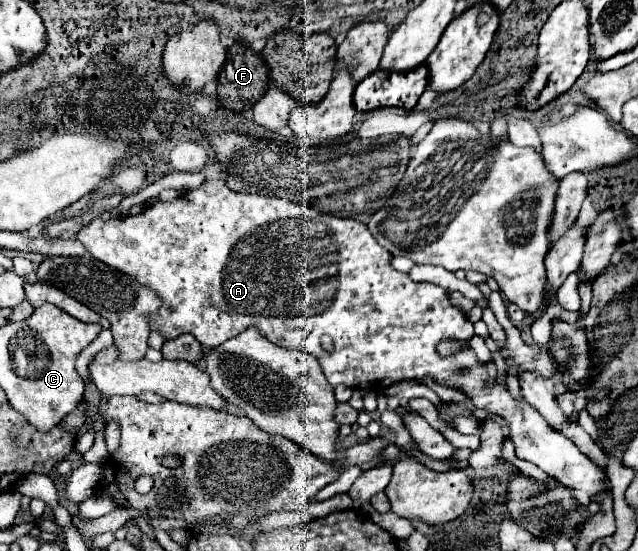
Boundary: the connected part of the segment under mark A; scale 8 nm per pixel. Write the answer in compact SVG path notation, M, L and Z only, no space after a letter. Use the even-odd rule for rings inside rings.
M207 179L199 189L181 193L171 203L157 201L139 215L113 217L107 221L95 217L89 225L79 229L77 239L95 259L135 277L141 285L151 287L161 297L163 305L157 315L149 319L149 325L151 329L161 329L165 339L191 333L201 345L217 347L247 327L255 327L265 339L279 347L299 349L317 357L331 387L347 385L351 389L383 391L397 381L421 381L429 375L447 387L467 393L475 407L487 409L493 415L503 415L511 427L511 441L515 443L517 457L535 463L561 485L581 489L591 497L609 485L607 471L597 467L567 437L553 431L527 401L517 403L507 387L499 387L497 383L489 387L489 373L473 351L463 351L451 359L441 359L437 355L435 345L439 341L463 339L467 343L473 337L473 323L463 311L451 307L445 289L433 283L415 283L409 273L395 271L391 265L393 255L377 243L361 221L331 219L331 215L313 217L313 221L325 225L325 229L309 233L307 205L277 197L235 193L225 187L223 179ZM331 259L335 259L337 265L335 273L331 273ZM323 335L333 337L331 353L321 347ZM465 367L471 369L469 375L459 373L459 369Z

